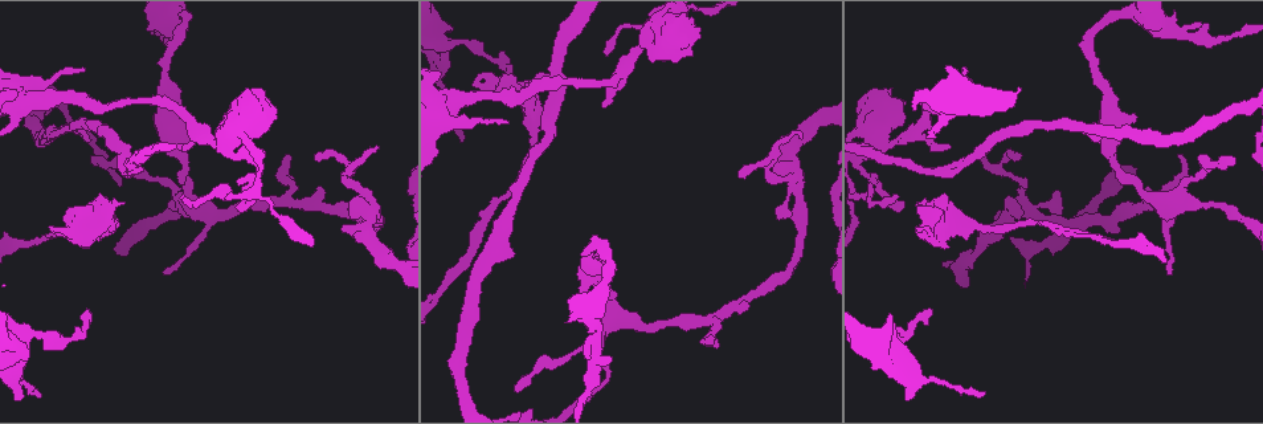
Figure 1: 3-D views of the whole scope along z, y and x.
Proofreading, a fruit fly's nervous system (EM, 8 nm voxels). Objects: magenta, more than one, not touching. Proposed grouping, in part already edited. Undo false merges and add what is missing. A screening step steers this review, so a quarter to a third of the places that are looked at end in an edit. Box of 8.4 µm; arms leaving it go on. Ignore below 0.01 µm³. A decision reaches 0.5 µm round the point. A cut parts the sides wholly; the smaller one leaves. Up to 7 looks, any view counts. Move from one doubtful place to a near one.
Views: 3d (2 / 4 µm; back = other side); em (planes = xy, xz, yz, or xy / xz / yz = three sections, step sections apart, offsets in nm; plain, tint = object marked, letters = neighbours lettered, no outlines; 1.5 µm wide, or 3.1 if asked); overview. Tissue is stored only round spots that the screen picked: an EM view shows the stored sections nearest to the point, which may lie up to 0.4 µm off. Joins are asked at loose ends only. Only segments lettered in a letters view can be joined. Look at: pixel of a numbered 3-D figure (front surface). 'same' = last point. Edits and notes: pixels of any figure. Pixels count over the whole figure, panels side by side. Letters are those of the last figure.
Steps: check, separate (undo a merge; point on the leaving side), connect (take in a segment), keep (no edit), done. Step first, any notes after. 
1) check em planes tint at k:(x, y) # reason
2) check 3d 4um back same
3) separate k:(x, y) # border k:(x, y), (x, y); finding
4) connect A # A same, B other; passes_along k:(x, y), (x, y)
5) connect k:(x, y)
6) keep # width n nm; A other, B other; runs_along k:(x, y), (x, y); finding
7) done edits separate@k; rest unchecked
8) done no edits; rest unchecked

check em planes letters at 1:(125, 201) # free end

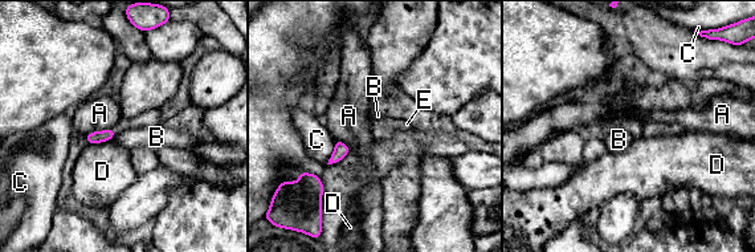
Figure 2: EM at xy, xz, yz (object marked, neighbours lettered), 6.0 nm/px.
connect E # A other, B other, C other, D other, E same; passes_along 2:(96, 137), (114, 134), (150, 118); it goes on there

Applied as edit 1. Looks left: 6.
check overview # redraw

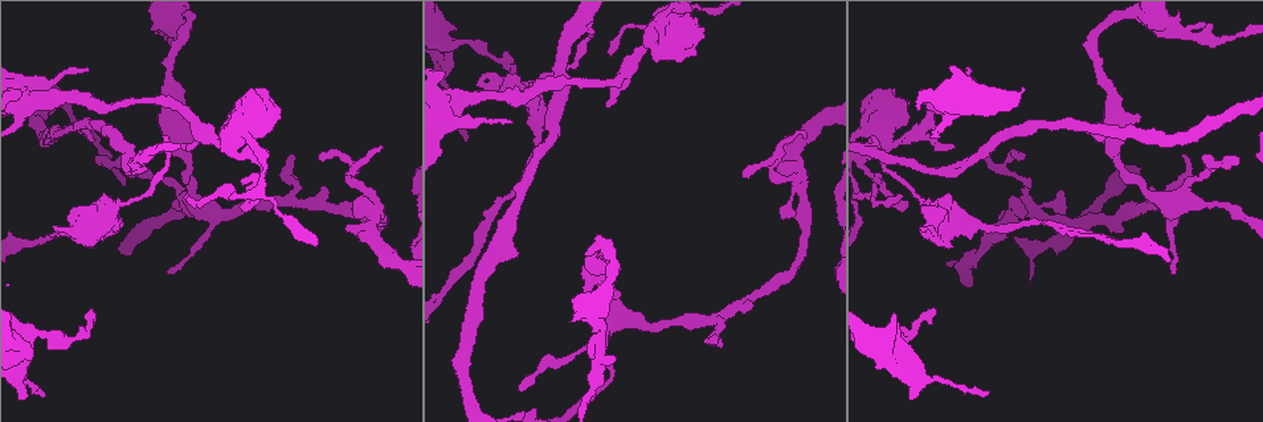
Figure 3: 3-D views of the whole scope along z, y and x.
check em xz step 4 tint at 3:(167, 184) # two arms in line, one across

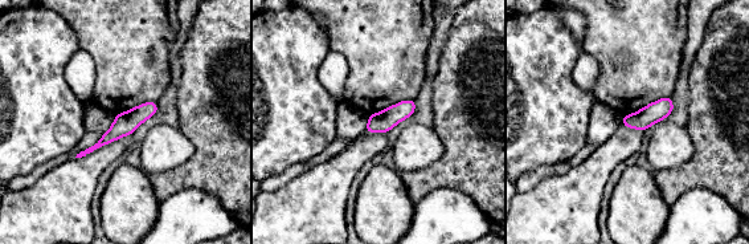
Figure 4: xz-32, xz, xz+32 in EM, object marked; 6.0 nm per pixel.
check em planes tint same

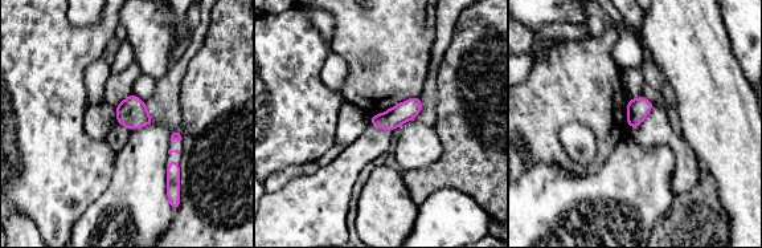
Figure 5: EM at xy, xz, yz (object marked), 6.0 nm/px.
check em planes letters same

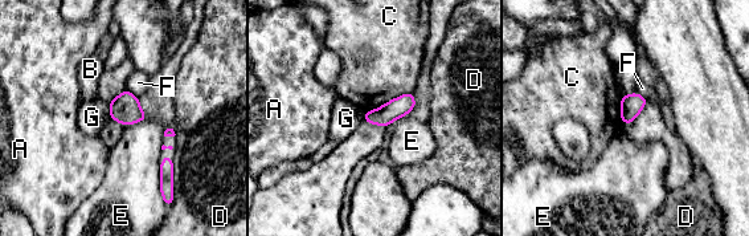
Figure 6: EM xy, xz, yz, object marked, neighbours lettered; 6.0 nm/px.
keep # width 120 nm; A other, B other, C other, D other, E other, F other, G other; continuous, no second neuron

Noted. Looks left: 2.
done edits connect@2; rest unchecked

